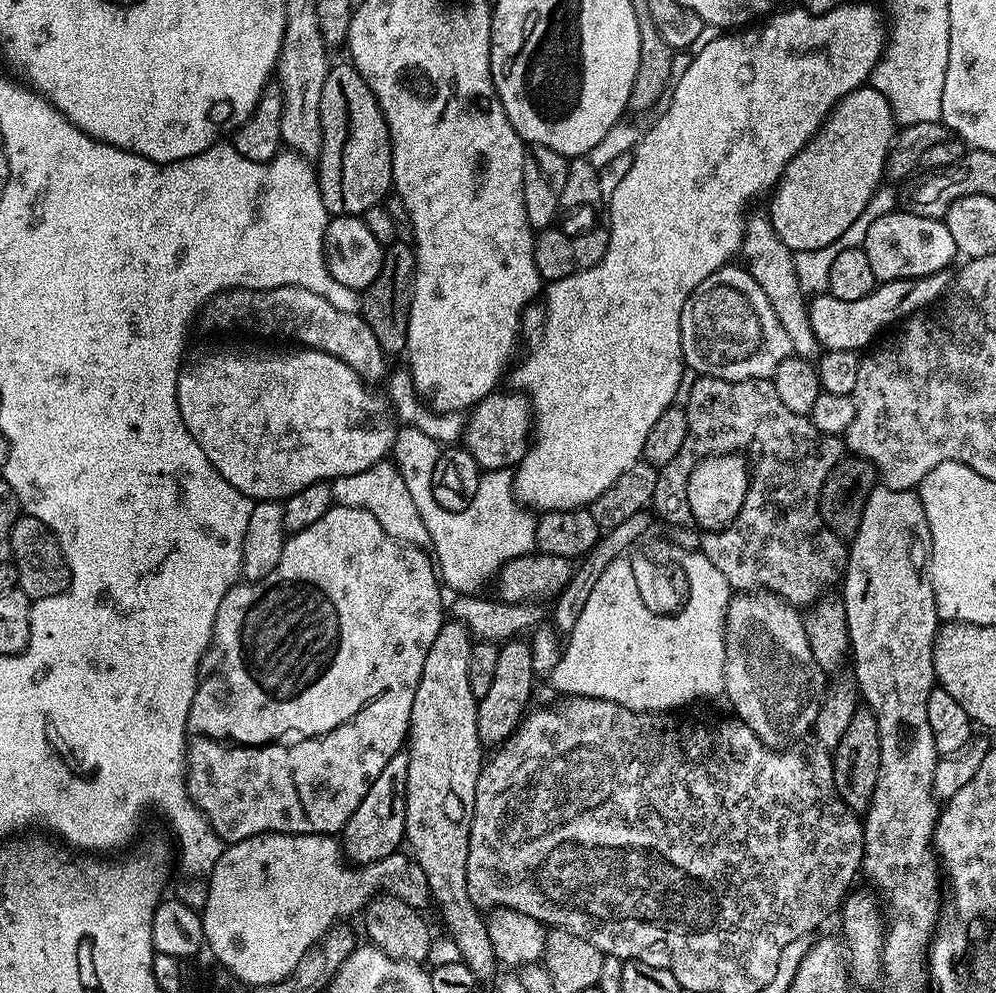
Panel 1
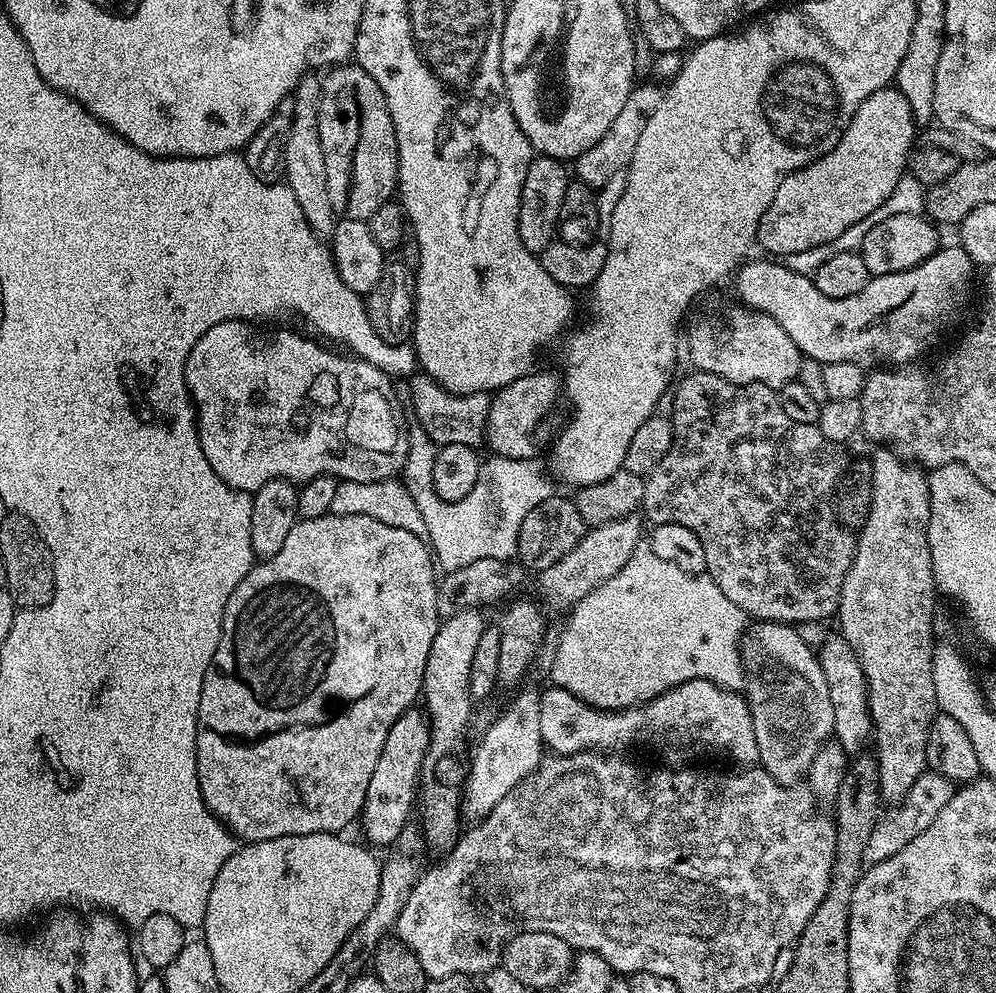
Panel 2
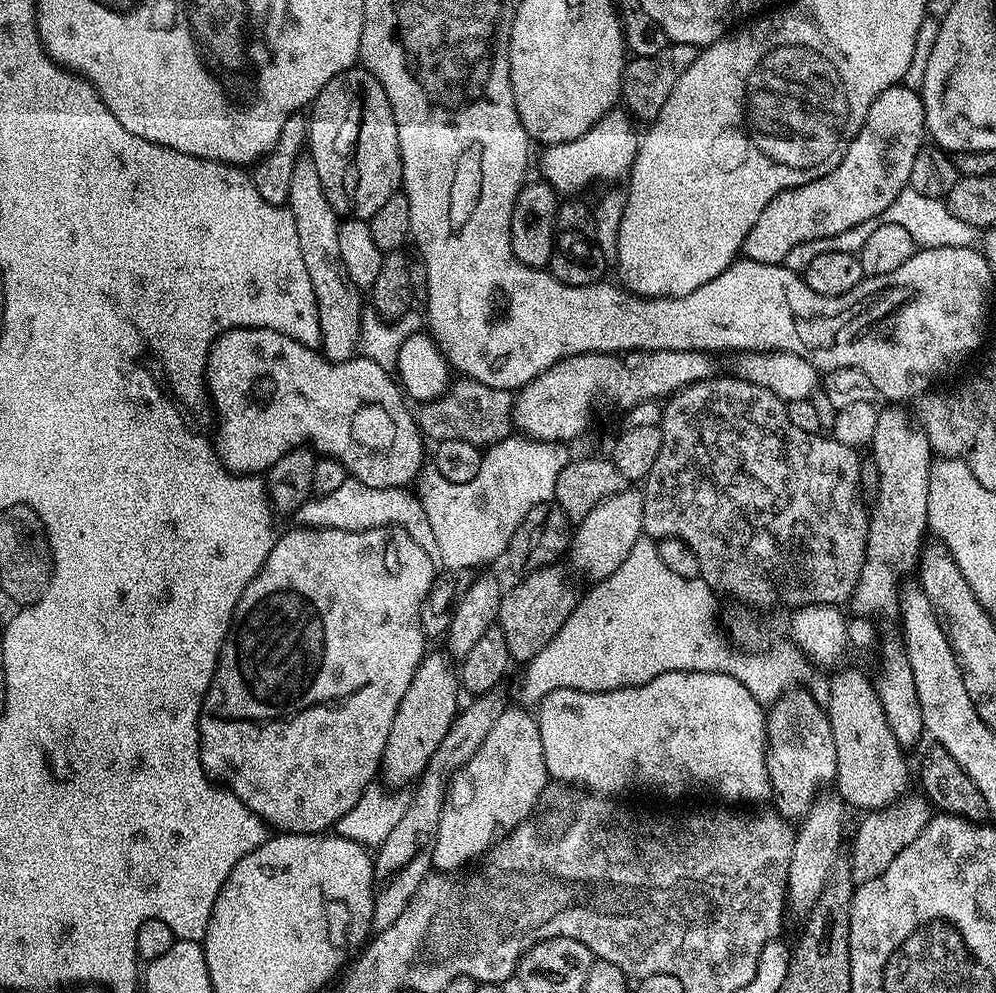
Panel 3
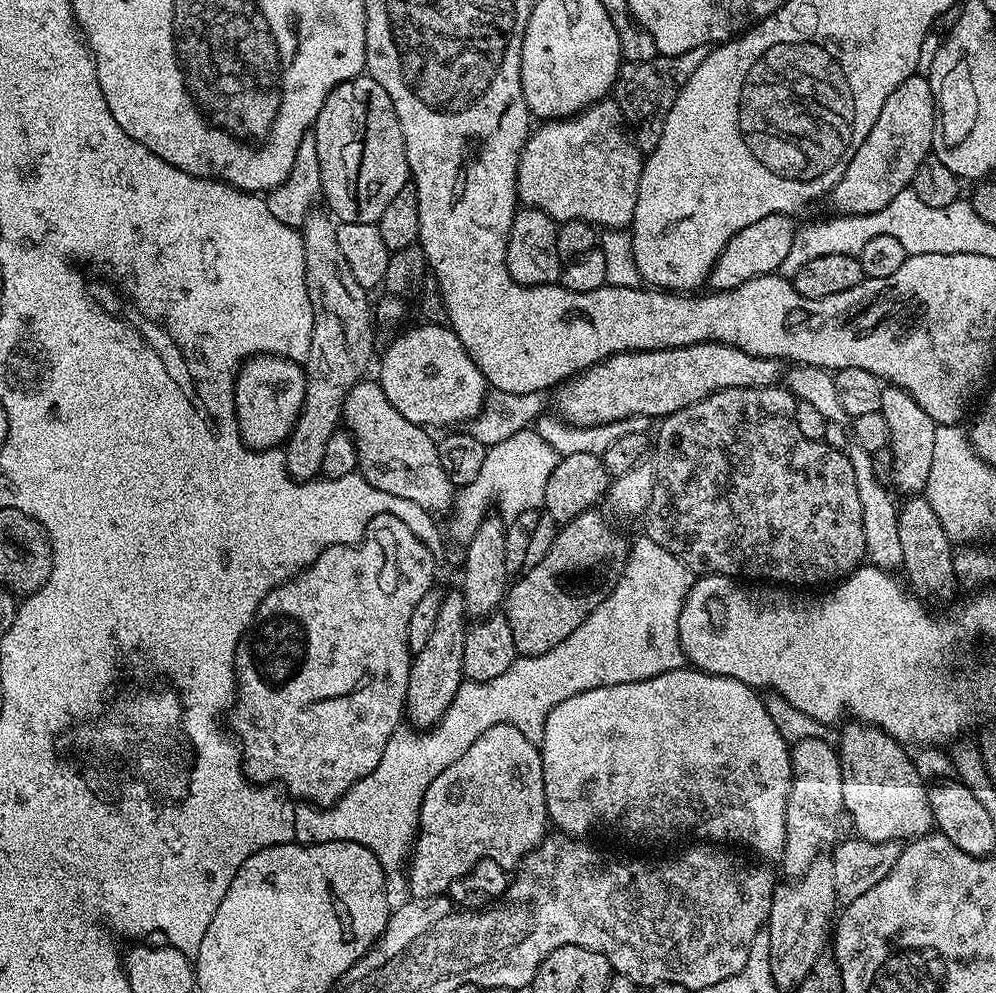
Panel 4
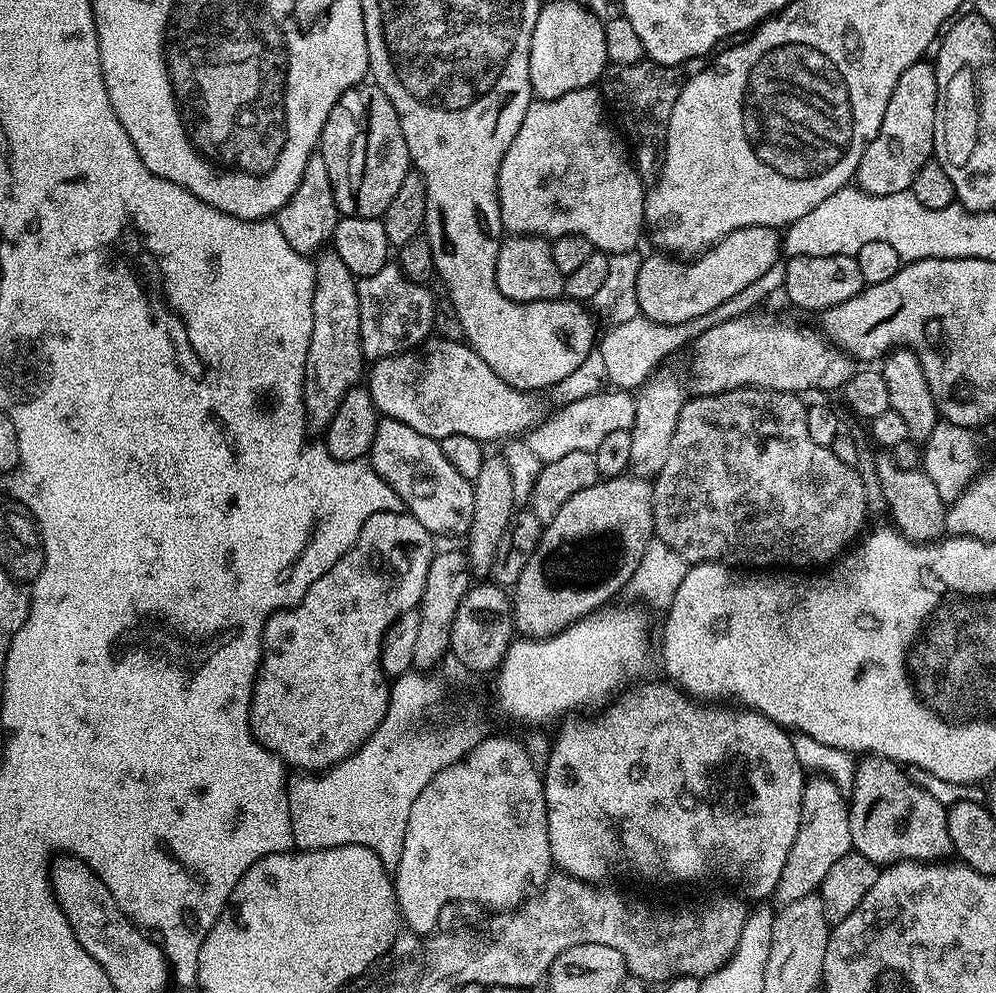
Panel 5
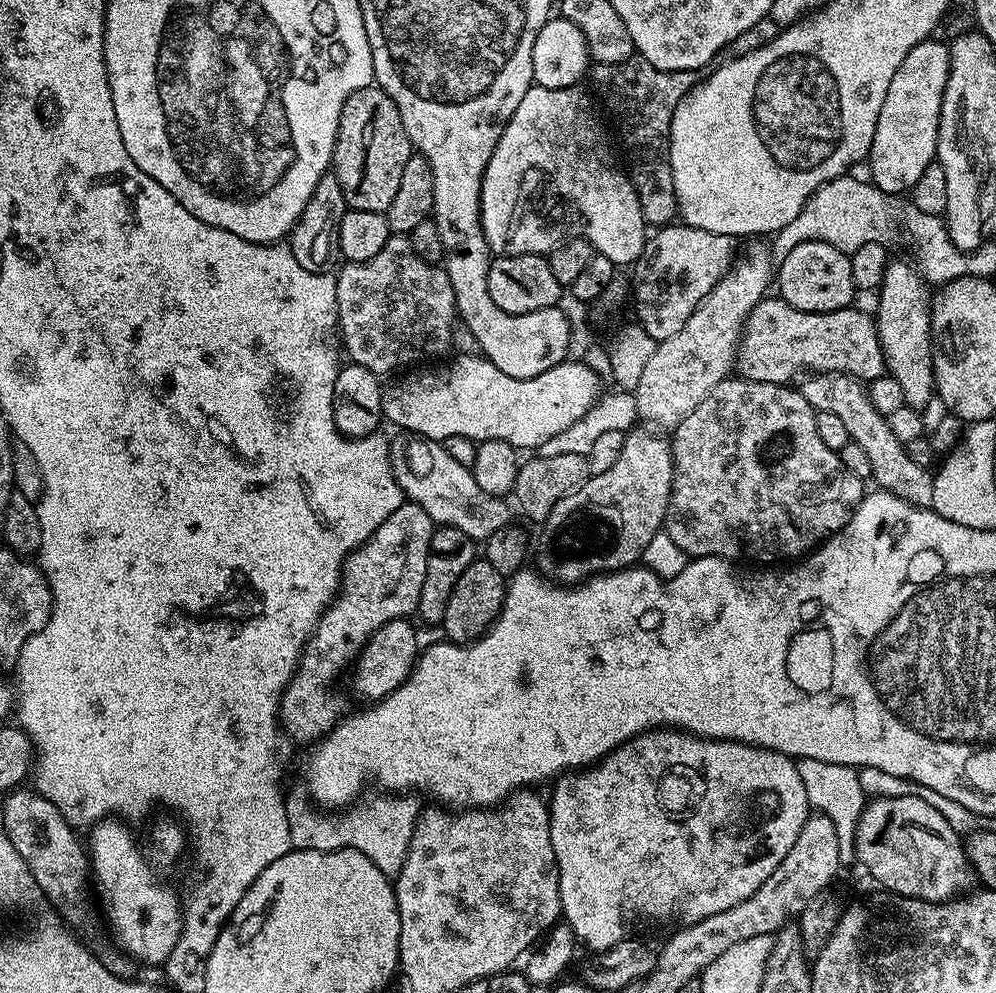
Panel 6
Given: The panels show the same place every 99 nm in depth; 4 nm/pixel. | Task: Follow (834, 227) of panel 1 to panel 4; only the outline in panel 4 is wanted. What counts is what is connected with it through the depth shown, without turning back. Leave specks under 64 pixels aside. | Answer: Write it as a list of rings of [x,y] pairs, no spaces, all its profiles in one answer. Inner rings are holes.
[[[913,74],[906,78],[886,98],[878,122],[870,126],[870,134],[858,146],[858,154],[846,166],[846,174],[832,187],[830,199],[837,213],[845,216],[874,214],[882,206],[890,206],[898,194],[911,185],[914,170],[925,160],[932,150],[932,135],[936,129],[936,103],[927,75]],[[775,212],[758,222],[753,222],[751,226],[746,226],[746,230],[738,230],[738,234],[734,234],[730,242],[726,242],[722,254],[714,262],[710,277],[711,287],[715,291],[725,292],[742,286],[742,282],[750,282],[750,278],[755,276],[779,273],[782,262],[794,243],[794,234],[798,227],[797,221],[792,220],[795,219],[791,215]]]

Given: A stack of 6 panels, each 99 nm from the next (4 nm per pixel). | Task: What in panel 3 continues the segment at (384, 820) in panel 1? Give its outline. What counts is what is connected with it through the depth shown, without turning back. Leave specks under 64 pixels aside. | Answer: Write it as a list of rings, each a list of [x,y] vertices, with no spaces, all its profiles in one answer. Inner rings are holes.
[[[444,650],[425,654],[418,670],[414,670],[414,678],[410,678],[410,686],[406,686],[402,702],[398,702],[394,723],[390,725],[390,738],[386,738],[382,776],[411,785],[423,775],[430,758],[434,758],[434,750],[442,746],[442,738],[446,738],[446,730],[450,730],[454,722],[460,696],[460,677],[453,657]]]

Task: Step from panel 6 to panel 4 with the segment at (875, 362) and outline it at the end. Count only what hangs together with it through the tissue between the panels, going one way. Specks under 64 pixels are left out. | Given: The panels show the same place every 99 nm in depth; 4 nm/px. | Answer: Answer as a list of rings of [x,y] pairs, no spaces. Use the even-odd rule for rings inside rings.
[[[716,340],[653,352],[619,352],[560,384],[554,392],[554,412],[574,427],[619,422],[636,415],[663,418],[718,390],[771,388],[781,376],[781,361],[746,354],[746,350]]]

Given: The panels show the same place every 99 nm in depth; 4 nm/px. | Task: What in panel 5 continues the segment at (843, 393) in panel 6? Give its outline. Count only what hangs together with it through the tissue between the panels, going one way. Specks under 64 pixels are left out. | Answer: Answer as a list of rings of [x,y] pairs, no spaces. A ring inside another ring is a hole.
[[[880,454],[875,457],[876,477],[880,483],[880,489],[884,495],[884,508],[886,512],[892,515],[891,523],[896,531],[901,532],[908,540],[914,541],[915,544],[931,544],[945,535],[944,513],[946,511],[946,501],[942,498],[942,494],[938,494],[938,486],[934,486],[934,482],[930,482],[928,475],[919,467],[903,468],[896,460],[891,460],[891,455]]]

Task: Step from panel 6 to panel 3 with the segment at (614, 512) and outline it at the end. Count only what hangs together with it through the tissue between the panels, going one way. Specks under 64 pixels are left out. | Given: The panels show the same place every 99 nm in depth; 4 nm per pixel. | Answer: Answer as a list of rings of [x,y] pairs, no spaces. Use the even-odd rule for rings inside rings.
[[[554,563],[531,572],[530,575],[517,579],[517,584],[501,595],[498,626],[502,634],[506,634],[506,650],[510,650],[513,661],[533,660],[542,646],[546,646],[546,642],[553,640],[558,630],[562,630],[562,622],[566,622],[566,618],[570,618],[576,609],[578,592],[571,588],[569,569],[560,567],[559,563]]]

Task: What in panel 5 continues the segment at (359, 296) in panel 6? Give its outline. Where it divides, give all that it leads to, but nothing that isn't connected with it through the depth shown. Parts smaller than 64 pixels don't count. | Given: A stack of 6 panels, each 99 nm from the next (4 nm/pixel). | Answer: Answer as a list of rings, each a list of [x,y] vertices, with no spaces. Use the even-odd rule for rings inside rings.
[[[390,262],[378,270],[378,274],[365,276],[359,281],[360,337],[362,350],[369,361],[381,356],[391,356],[401,349],[419,348],[433,335],[433,324],[438,300],[428,288],[404,277],[405,269],[399,263]]]

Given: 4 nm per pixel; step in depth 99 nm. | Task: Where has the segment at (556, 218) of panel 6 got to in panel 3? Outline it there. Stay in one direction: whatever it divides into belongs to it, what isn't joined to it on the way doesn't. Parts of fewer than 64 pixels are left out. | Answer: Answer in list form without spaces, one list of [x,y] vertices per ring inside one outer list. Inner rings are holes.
[[[617,106],[598,122],[594,122],[594,126],[590,126],[590,130],[582,134],[582,138],[547,145],[540,156],[539,175],[544,183],[549,184],[557,194],[580,194],[583,188],[588,188],[599,180],[604,186],[623,181],[631,173],[640,145],[640,136],[632,129],[631,123],[633,121],[629,113]]]

